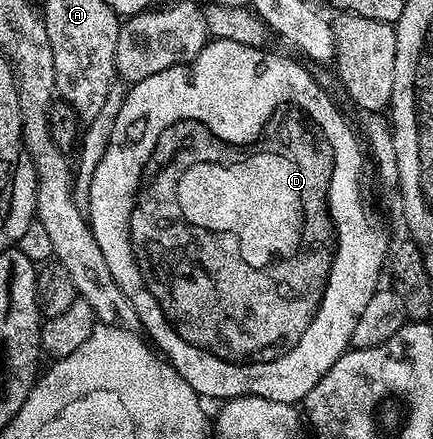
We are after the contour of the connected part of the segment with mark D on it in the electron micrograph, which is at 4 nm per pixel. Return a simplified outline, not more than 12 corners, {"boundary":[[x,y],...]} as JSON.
{"boundary":[[212,38],[85,208],[204,400],[302,404],[380,290],[365,147]]}

